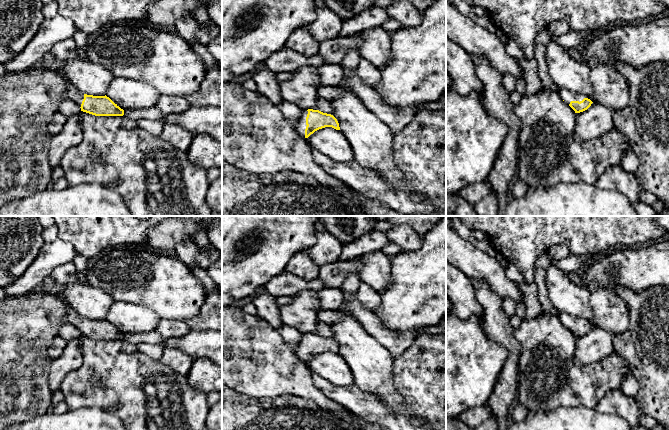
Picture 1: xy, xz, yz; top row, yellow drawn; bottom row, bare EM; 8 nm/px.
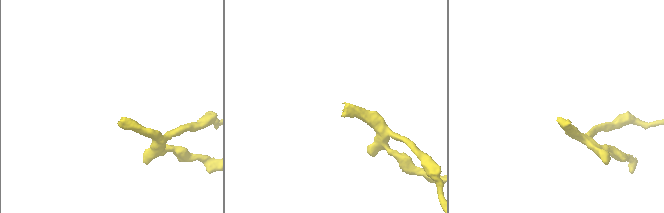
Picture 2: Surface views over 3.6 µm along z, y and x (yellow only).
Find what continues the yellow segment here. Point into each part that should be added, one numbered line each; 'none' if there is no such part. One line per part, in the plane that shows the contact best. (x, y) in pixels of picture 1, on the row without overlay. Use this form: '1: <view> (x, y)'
1: xz (300, 350)

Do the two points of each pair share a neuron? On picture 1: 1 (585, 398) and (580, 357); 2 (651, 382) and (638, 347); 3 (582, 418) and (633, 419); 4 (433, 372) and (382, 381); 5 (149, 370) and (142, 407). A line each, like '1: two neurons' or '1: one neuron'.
1: two neurons
2: one neuron
3: two neurons
4: two neurons
5: one neuron

